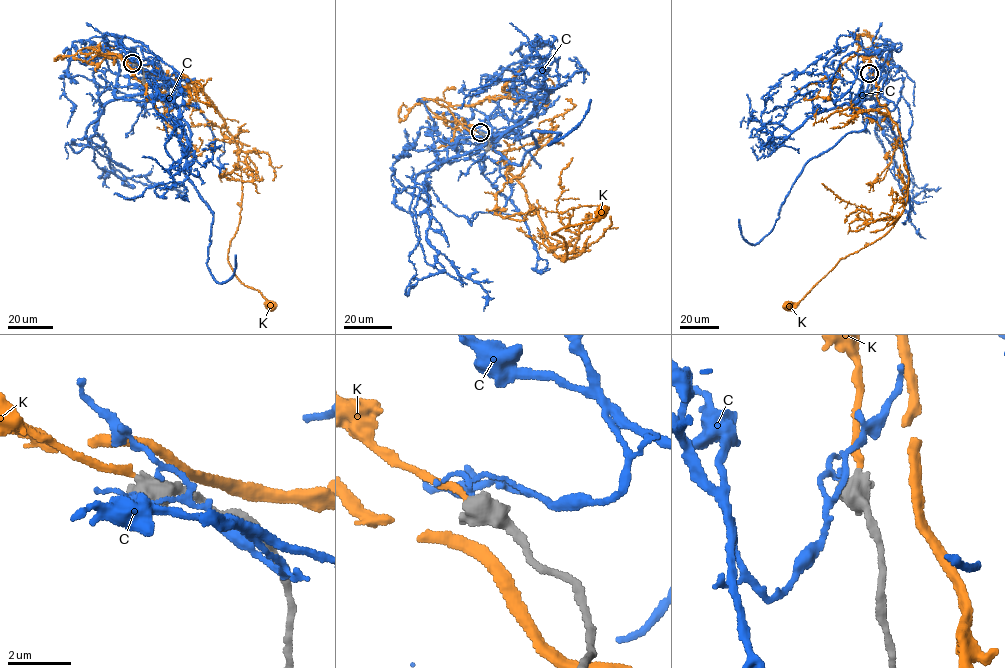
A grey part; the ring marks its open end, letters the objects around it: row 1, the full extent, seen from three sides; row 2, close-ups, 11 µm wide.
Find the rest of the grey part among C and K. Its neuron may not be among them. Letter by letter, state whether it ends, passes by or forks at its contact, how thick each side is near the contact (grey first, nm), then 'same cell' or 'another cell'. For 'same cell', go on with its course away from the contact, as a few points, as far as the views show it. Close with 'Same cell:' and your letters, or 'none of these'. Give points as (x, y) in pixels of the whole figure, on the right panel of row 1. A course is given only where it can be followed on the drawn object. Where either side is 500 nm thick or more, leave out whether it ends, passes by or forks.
C: 750 nm thick on the grey side, 100 nm on the other; another cell
K: 700 nm thick on the grey side, 200 nm on the other; same cell; it runs (869, 73), (868, 54), (879, 103), (900, 138), (905, 206), (881, 237), (841, 258), (786, 306)
Same cell: K

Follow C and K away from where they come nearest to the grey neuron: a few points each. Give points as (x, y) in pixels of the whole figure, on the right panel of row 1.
C: (868, 74), (859, 102), (866, 126), (809, 160), (774, 227), (758, 243), (743, 238), (738, 219)
K: (869, 73), (868, 54), (879, 103), (900, 138), (905, 206), (881, 237), (841, 258), (786, 306)

